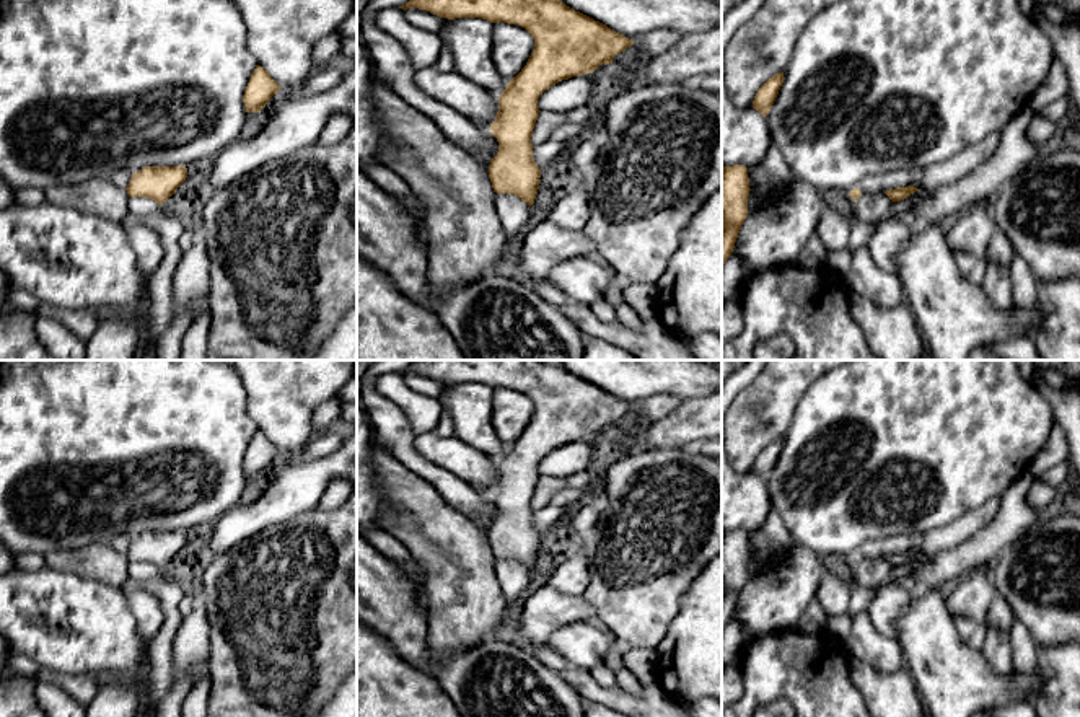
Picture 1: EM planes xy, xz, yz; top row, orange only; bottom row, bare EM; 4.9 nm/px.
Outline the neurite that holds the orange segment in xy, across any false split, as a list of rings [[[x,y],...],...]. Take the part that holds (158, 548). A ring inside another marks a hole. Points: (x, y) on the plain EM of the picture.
[[[147,531],[132,538],[125,554],[114,551],[109,544],[94,543],[77,551],[50,552],[44,556],[44,561],[50,569],[121,587],[130,578],[129,565],[132,562],[147,562],[161,570],[186,543],[186,531]]]

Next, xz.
[[[414,360],[406,370],[399,372],[419,373],[430,376],[440,383],[482,383],[490,388],[508,388],[525,393],[534,404],[534,414],[521,437],[513,442],[498,463],[498,477],[489,495],[498,507],[498,517],[490,525],[485,536],[466,515],[453,508],[437,489],[422,476],[412,473],[397,458],[384,450],[371,450],[371,464],[375,479],[384,490],[384,508],[381,521],[384,530],[399,539],[412,557],[420,561],[427,570],[427,595],[428,595],[428,637],[427,655],[433,660],[443,660],[451,653],[469,650],[484,640],[495,637],[498,629],[507,622],[510,605],[507,603],[502,587],[494,572],[494,559],[513,559],[526,567],[534,569],[539,554],[541,534],[533,525],[533,494],[536,490],[539,461],[552,450],[595,437],[603,429],[612,429],[612,424],[634,409],[632,404],[616,398],[606,389],[575,376],[567,372],[559,362],[547,360]]]

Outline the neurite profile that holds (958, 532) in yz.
[[[990,499],[982,507],[964,513],[961,518],[943,528],[932,530],[925,534],[899,534],[888,536],[885,539],[865,541],[857,552],[863,561],[886,557],[889,554],[906,551],[914,551],[922,556],[933,556],[968,541],[995,518],[999,508],[1000,499]]]

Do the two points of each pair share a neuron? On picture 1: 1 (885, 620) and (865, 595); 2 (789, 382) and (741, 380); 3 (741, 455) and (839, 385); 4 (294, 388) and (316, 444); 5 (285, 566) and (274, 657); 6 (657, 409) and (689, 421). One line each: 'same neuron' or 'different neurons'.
1: different neurons
2: different neurons
3: different neurons
4: different neurons
5: same neuron
6: different neurons

